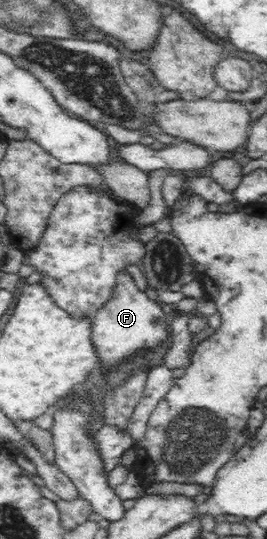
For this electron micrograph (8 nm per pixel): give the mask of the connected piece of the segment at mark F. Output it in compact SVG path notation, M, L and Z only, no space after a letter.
M127 272L117 274L114 284L111 300L97 310L91 320L91 340L94 341L95 351L98 352L101 365L105 367L105 373L108 373L108 368L115 367L133 353L151 349L169 338L168 323L171 317L164 311L163 304L152 297L149 291L139 290Z

